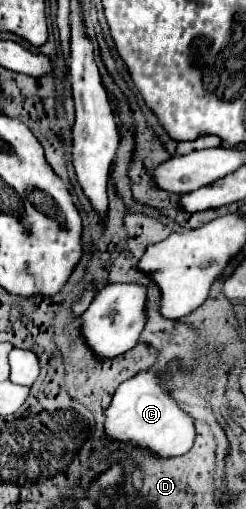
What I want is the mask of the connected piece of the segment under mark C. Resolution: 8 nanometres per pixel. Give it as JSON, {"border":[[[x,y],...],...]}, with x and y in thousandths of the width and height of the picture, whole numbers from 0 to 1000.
{"border":[[[589,727],[589,731],[565,731],[557,739],[541,739],[533,747],[500,750],[500,754],[476,762],[476,770],[467,770],[467,778],[459,778],[459,786],[451,786],[451,794],[443,794],[443,802],[427,806],[427,868],[411,872],[419,880],[435,876],[443,864],[459,864],[459,868],[524,868],[541,880],[573,880],[581,888],[622,892],[622,896],[638,896],[638,900],[703,900],[703,896],[736,896],[736,892],[752,892],[752,888],[776,884],[785,864],[793,864],[785,825],[776,825],[776,817],[752,813],[752,809],[720,798],[720,790],[654,762],[654,750],[663,750],[663,747],[646,743],[646,735],[630,735],[622,727]]]}

